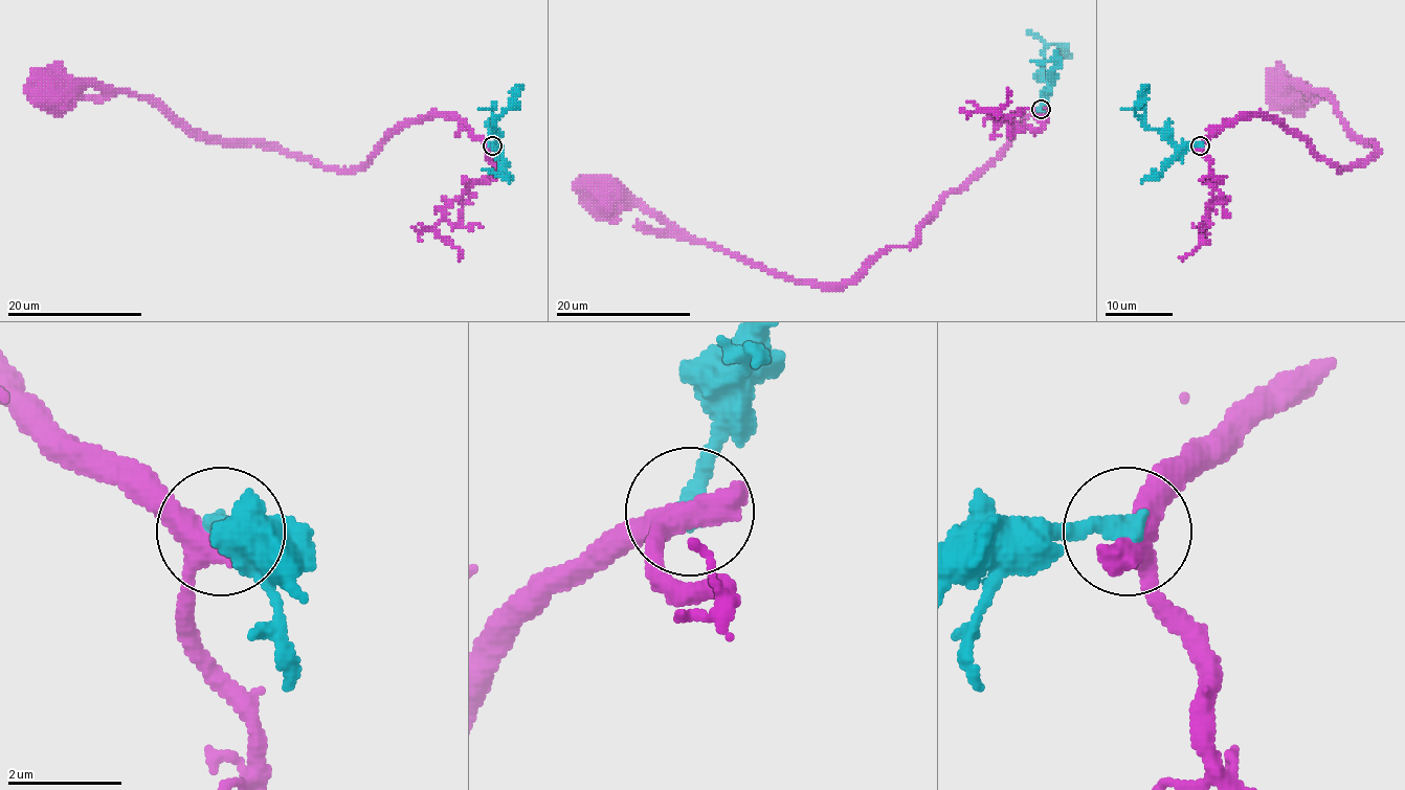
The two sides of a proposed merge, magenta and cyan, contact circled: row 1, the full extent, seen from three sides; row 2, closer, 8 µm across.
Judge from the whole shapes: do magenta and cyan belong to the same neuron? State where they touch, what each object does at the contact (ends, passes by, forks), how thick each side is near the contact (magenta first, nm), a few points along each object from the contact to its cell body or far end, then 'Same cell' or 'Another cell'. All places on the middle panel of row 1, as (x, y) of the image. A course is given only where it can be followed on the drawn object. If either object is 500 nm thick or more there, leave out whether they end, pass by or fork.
Place: (1041, 109). At the ring magenta passes by. At the ring cyan ends. Thickness 480 nm (magenta) against 400 nm. Course of magenta: (1040, 111), (944, 198), (909, 245), (889, 245), (828, 286), (760, 269), (676, 231), (601, 181), (604, 188). Course of cyan: (1040, 109), (1044, 90), (1048, 84), (1048, 76), (1042, 70), (1044, 50), (1048, 45), (1056, 45), (1070, 59). Another cell

